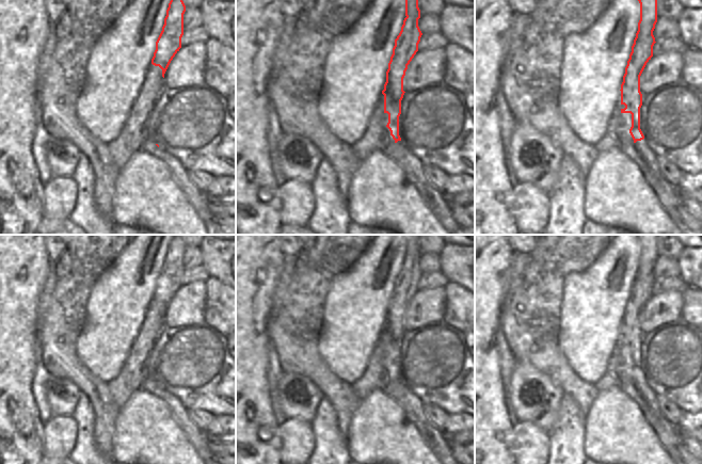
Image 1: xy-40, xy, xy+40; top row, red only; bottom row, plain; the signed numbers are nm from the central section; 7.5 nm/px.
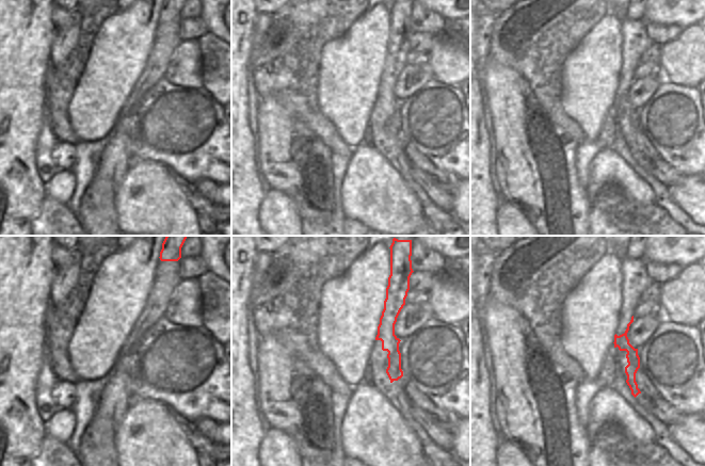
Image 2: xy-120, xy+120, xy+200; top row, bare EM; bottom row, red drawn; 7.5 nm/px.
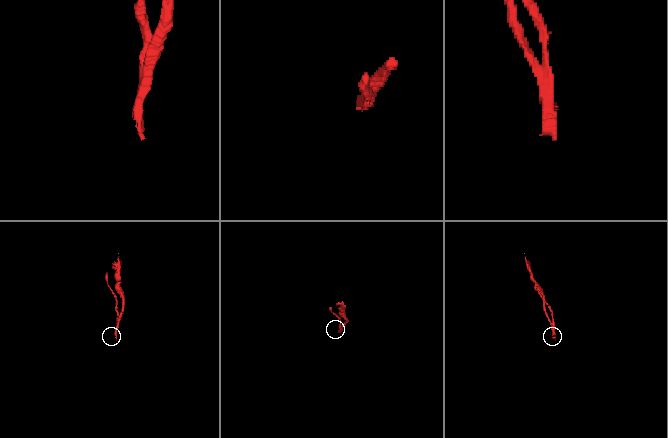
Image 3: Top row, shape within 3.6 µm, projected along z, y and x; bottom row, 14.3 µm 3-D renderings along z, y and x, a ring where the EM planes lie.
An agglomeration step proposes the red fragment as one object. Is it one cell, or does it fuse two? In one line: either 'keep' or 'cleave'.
cleave

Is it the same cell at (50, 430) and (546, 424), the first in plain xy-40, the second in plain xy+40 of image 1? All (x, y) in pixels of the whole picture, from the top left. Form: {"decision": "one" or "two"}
{"decision": "two"}

